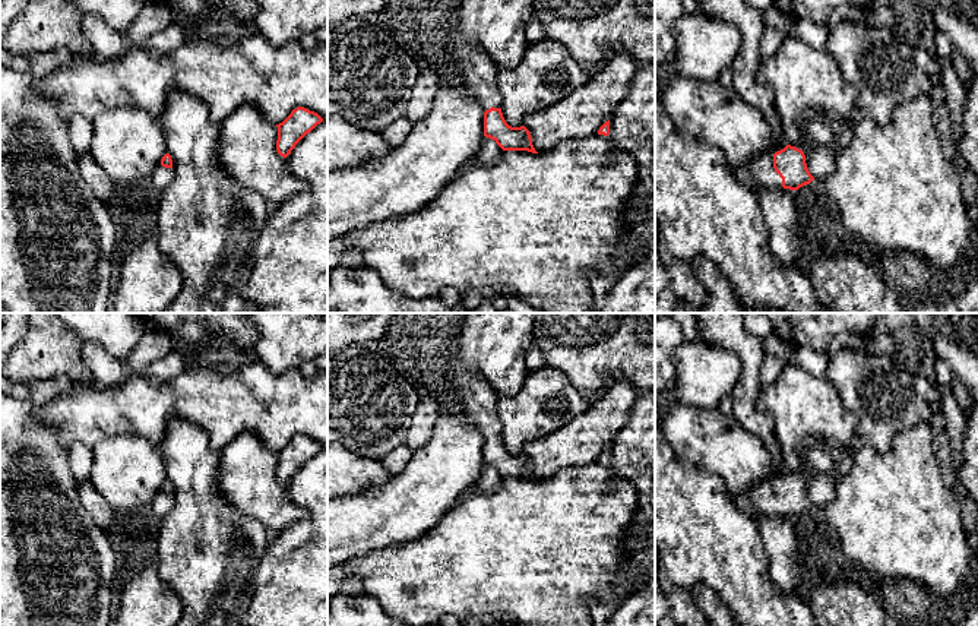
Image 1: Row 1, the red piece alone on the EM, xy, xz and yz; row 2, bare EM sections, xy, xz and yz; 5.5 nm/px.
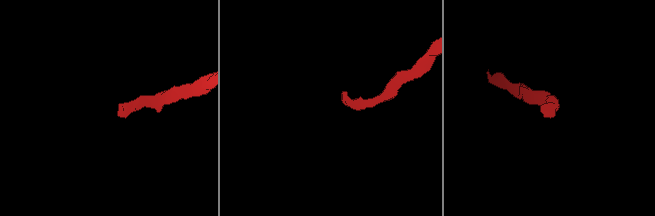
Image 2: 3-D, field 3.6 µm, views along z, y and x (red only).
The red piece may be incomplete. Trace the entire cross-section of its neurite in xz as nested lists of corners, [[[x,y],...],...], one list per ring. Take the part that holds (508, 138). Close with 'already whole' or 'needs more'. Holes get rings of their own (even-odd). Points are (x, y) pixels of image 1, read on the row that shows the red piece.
[[[460,32],[452,37],[453,56],[460,66],[463,83],[479,101],[484,113],[484,136],[493,139],[503,151],[528,151],[538,154],[525,126],[512,127],[506,123],[500,107],[500,91],[496,82],[499,69],[478,47]]]; needs more

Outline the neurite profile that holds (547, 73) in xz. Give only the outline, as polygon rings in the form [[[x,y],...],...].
[[[545,38],[529,44],[518,66],[497,72],[503,117],[520,127],[528,114],[557,104],[589,79],[560,42]]]

